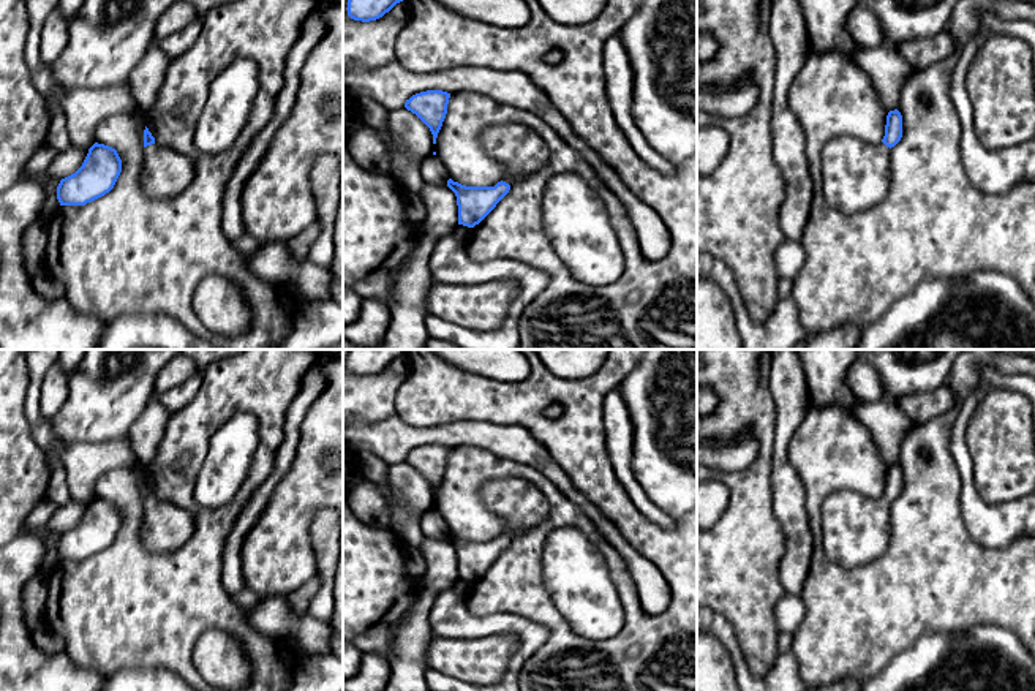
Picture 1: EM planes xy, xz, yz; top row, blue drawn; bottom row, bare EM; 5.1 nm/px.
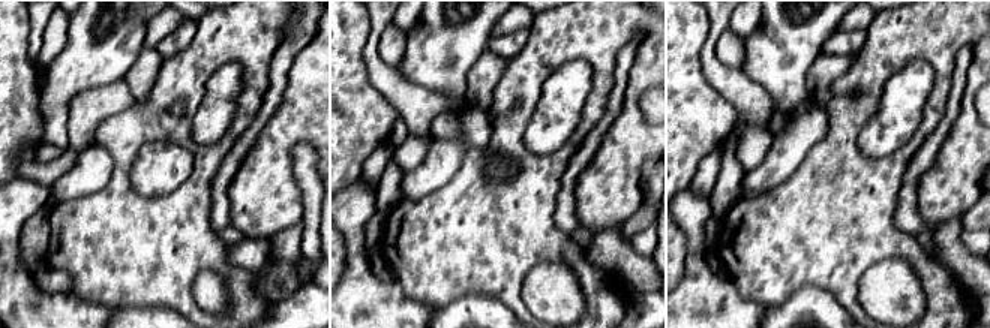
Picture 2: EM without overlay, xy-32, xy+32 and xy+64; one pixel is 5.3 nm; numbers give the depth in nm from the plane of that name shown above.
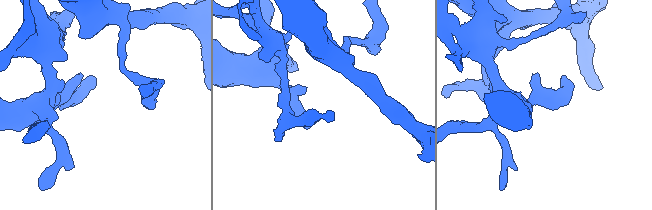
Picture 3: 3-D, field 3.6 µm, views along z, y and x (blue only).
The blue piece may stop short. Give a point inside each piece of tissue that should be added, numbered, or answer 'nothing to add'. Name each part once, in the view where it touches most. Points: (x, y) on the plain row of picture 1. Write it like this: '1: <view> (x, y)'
1: xy (165, 527)

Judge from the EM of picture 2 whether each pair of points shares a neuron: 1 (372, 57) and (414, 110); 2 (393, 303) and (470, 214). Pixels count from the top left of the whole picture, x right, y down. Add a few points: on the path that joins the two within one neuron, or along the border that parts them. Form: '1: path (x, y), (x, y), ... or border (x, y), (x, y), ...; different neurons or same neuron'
1: path (378, 71), (404, 96); same neuron
2: border (396, 282), (408, 297), (428, 303), (434, 309); different neurons

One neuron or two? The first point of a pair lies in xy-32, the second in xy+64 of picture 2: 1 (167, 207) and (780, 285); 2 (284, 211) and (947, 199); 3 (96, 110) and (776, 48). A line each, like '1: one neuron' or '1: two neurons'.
1: one neuron
2: one neuron
3: two neurons

